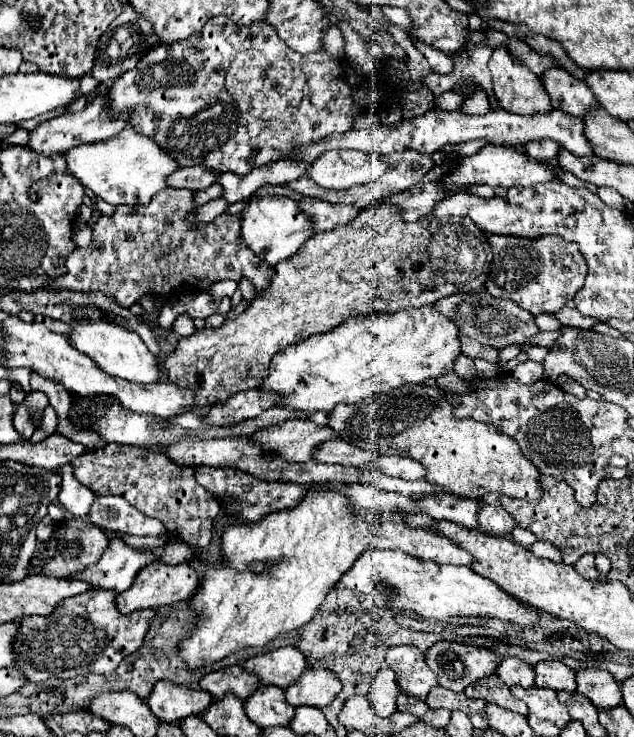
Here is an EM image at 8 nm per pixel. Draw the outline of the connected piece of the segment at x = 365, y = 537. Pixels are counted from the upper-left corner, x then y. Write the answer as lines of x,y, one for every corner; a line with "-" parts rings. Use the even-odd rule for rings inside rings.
311,488
295,508
283,512
271,512
263,520
255,524
227,524
221,536
221,566
223,568
207,568
205,580
199,592
191,598
191,612
195,614
195,624
189,636
179,642
179,656
187,664
189,670
199,670
201,666
209,666
213,662
223,660
229,654
235,654
241,648
263,648
273,642
279,634
291,632
307,624
327,592
335,588
341,576
353,566
353,562
367,548
397,548
419,560
437,560
439,564
471,564
471,556
459,546
451,544
445,536
439,536
429,530
409,528
401,515
387,512
381,514
381,522
361,520
353,514
351,500
343,496
343,492
327,492
327,488
-
247,564
273,564
267,572
247,572

